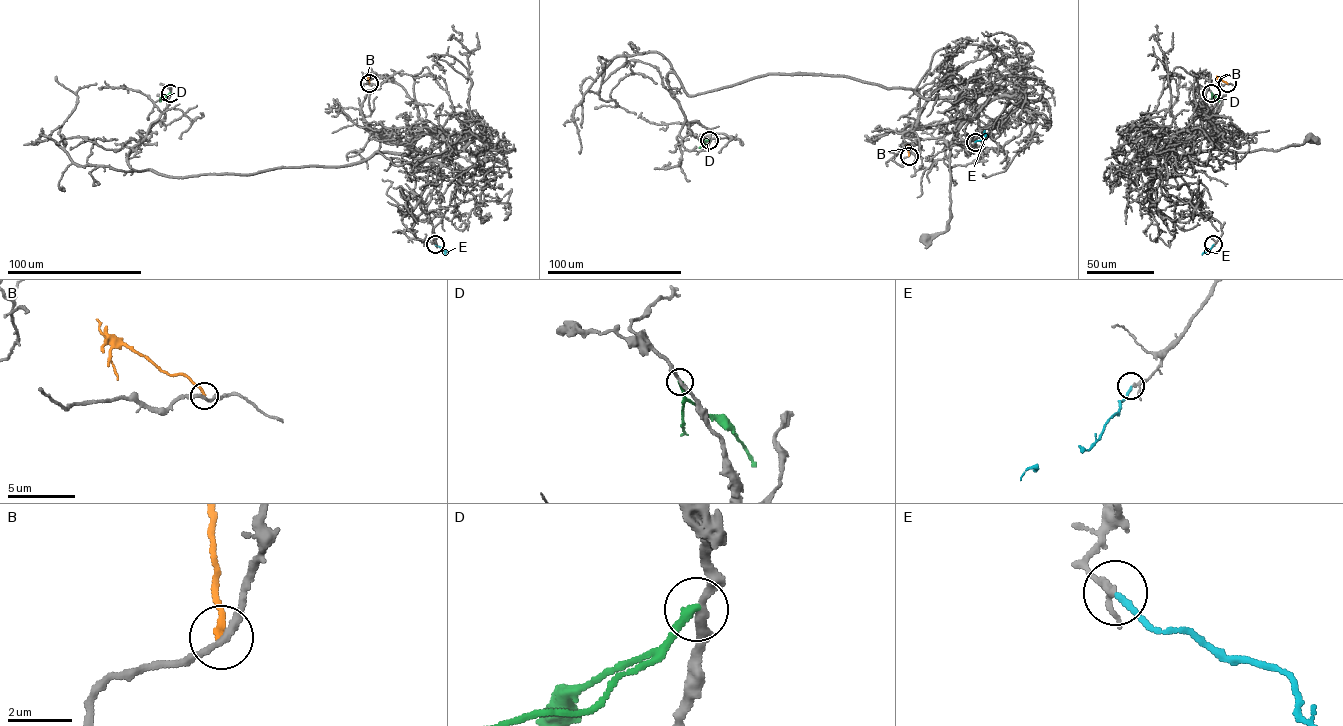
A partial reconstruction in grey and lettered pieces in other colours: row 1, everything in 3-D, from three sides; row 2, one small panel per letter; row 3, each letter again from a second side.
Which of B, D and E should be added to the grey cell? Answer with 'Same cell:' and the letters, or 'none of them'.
Same cell: E

